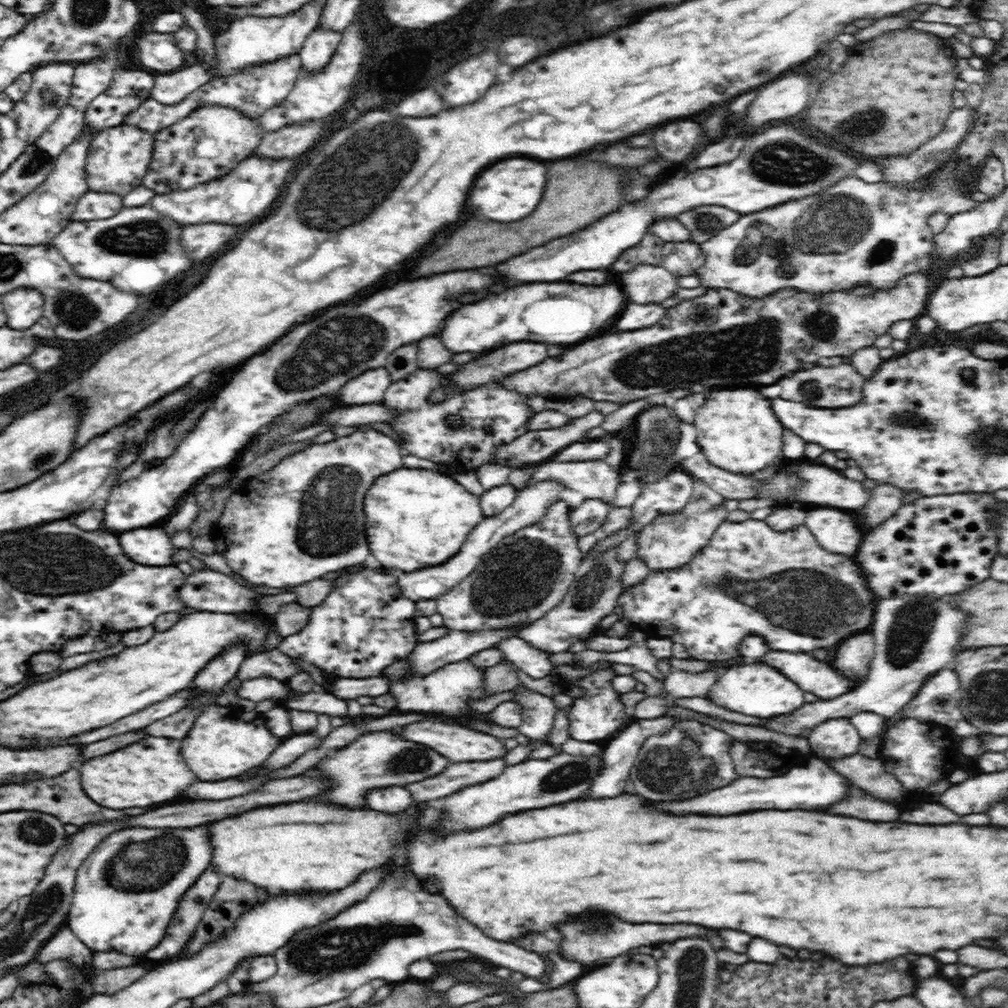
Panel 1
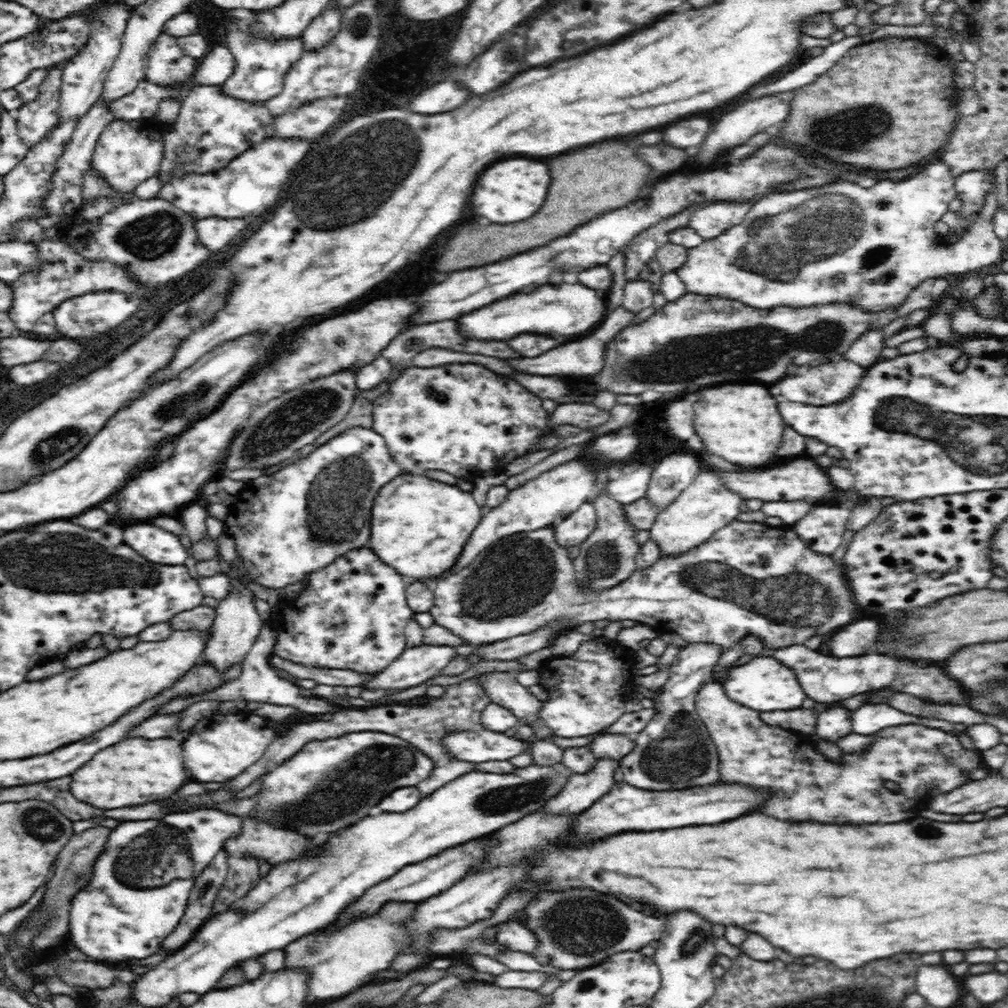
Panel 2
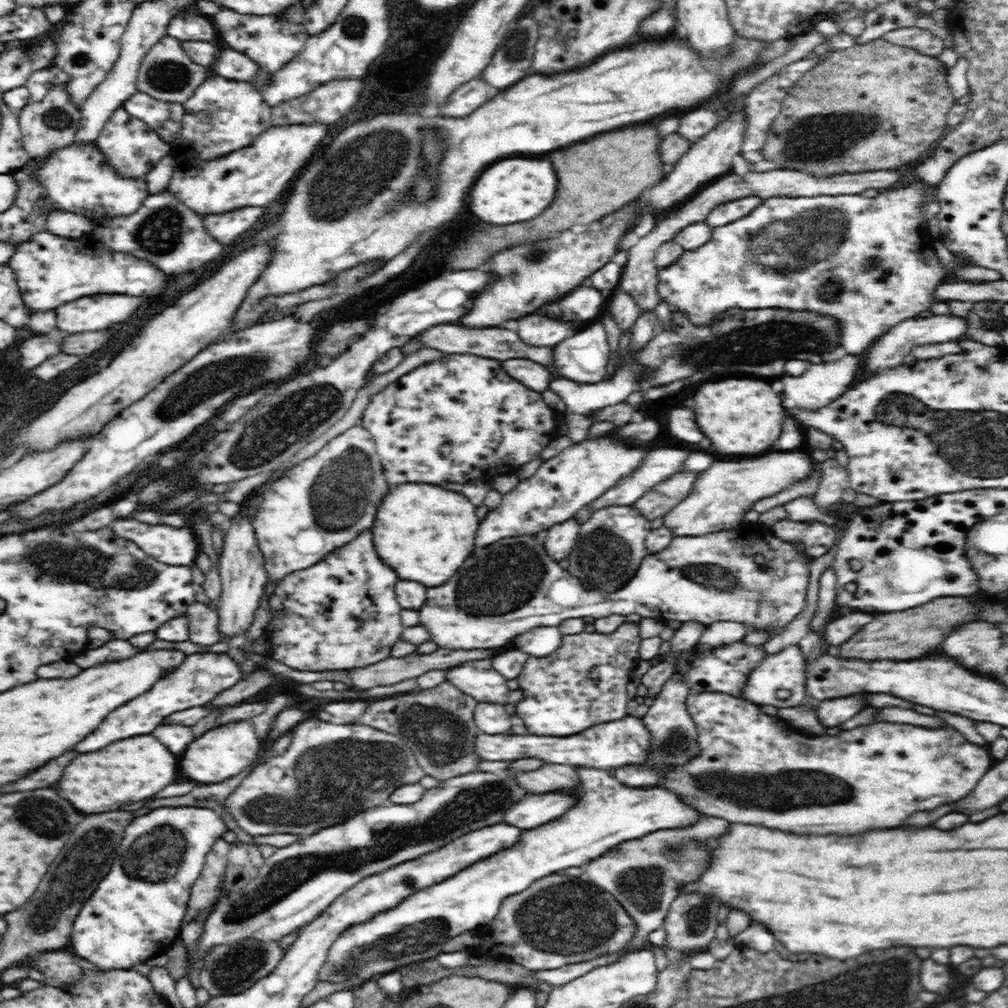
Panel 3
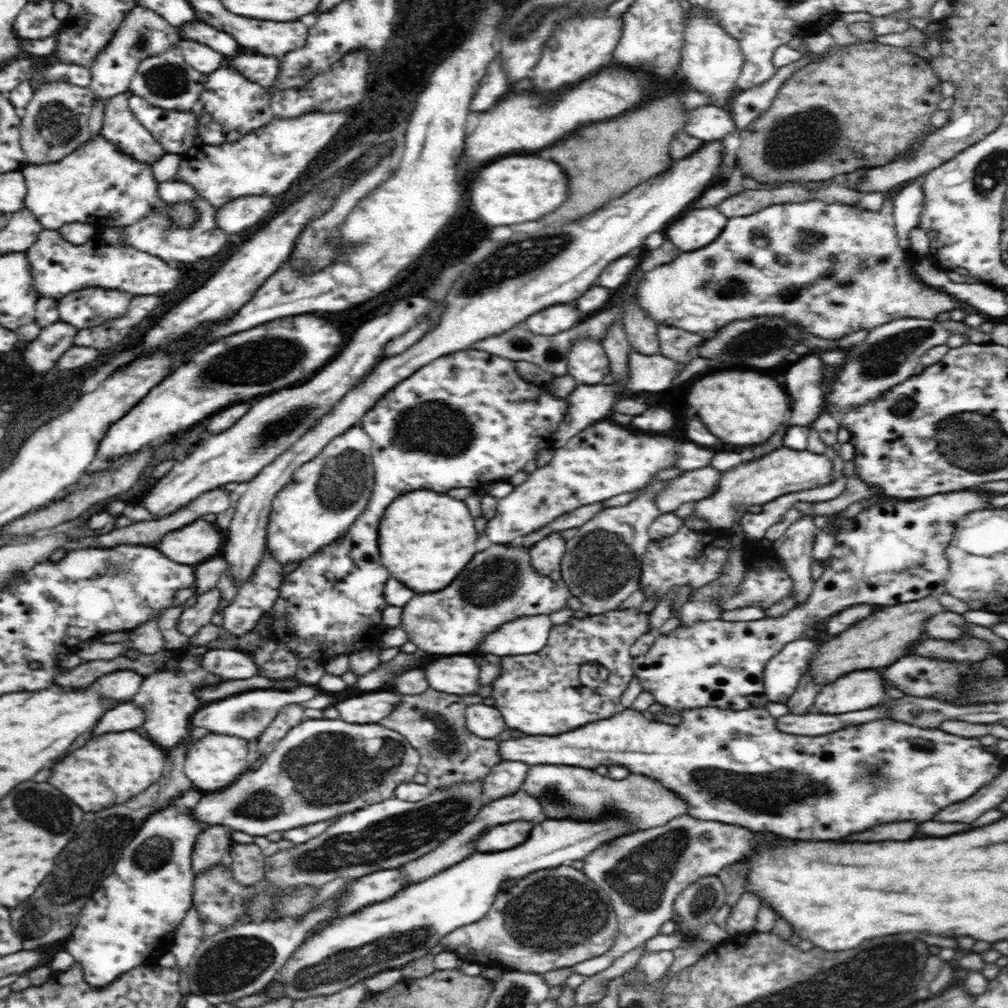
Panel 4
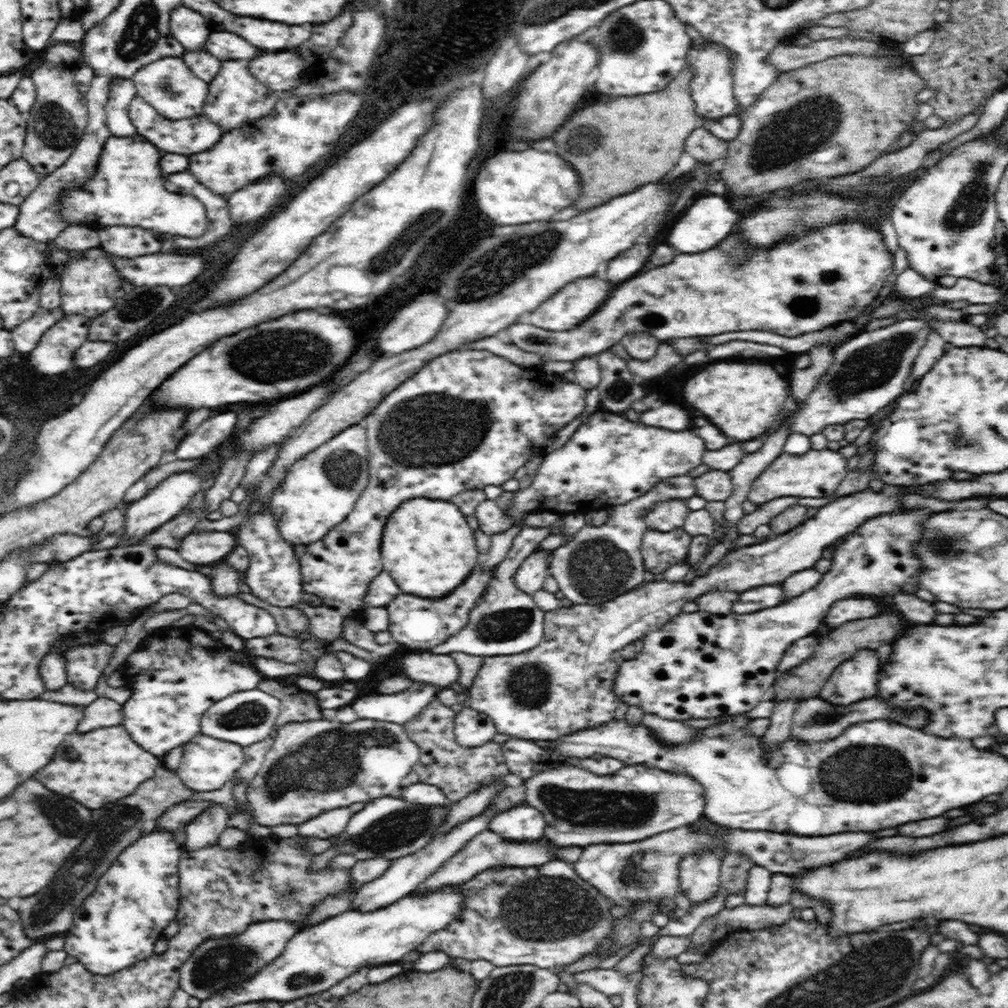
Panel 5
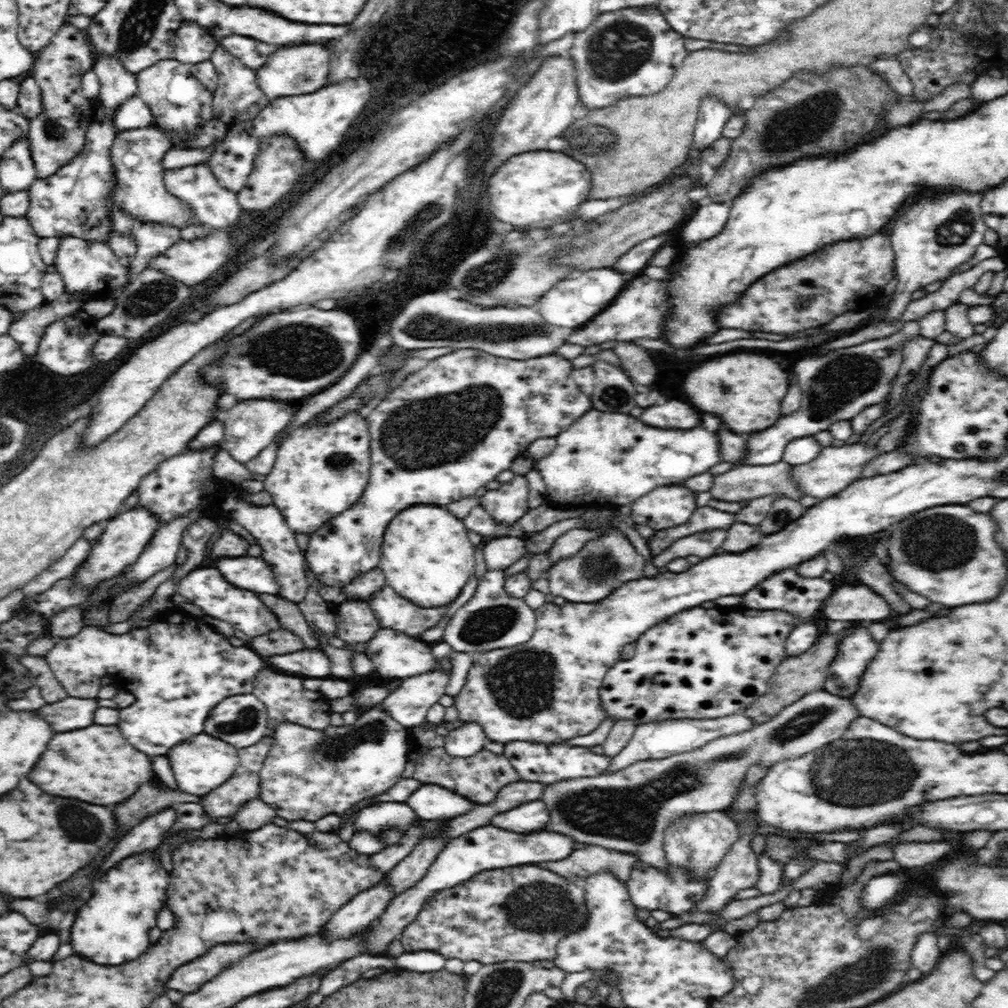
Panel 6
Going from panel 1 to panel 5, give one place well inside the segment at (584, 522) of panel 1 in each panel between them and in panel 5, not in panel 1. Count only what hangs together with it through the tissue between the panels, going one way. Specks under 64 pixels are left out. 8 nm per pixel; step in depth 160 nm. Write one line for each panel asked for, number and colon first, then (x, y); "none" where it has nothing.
2: (571, 531)
3: (560, 540)
4: (545, 555)
5: (531, 573)

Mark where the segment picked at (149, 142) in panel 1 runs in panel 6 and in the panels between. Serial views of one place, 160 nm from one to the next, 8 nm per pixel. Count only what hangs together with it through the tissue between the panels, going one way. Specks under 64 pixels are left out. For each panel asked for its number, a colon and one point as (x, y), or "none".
2: (127, 153)
3: (130, 146)
4: (120, 126)
5: (122, 91)
6: (117, 84)

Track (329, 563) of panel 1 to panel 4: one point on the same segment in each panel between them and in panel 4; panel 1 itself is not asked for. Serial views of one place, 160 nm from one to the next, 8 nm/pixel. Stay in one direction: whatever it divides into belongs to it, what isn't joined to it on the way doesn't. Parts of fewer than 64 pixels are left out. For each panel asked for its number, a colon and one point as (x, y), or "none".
2: (292, 523)
3: (318, 506)
4: (320, 503)

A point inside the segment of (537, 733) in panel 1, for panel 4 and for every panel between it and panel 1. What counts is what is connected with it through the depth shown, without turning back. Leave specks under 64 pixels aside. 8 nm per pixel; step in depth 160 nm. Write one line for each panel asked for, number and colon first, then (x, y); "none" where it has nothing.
2: (503, 689)
3: (479, 679)
4: (457, 674)

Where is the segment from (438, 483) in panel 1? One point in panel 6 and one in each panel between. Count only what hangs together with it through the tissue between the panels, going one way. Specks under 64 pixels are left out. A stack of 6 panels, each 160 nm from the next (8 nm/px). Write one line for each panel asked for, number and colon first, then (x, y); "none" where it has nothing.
2: (419, 526)
3: (425, 532)
4: (425, 539)
5: (428, 549)
6: (426, 556)

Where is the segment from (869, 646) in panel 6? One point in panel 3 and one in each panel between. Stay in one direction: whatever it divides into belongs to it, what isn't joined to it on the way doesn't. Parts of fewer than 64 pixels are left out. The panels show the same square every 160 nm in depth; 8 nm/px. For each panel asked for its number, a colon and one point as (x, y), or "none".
3: (833, 712)
4: (861, 690)
5: (855, 680)

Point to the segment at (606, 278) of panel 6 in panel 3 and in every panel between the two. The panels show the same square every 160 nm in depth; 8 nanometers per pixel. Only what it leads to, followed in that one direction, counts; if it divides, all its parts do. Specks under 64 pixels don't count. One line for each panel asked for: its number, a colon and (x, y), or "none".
3: (536, 330)
4: (560, 317)
5: (576, 301)

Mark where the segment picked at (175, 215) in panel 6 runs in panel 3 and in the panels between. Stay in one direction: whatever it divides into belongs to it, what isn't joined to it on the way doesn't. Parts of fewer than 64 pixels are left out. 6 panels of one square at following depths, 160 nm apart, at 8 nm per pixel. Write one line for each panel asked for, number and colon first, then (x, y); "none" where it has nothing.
3: (77, 178)
4: (96, 184)
5: (128, 190)

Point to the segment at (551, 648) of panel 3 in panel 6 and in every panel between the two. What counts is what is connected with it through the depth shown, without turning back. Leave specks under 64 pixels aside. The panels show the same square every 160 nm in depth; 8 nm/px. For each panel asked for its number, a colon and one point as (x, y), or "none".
4: (524, 635)
5: (505, 620)
6: (490, 620)

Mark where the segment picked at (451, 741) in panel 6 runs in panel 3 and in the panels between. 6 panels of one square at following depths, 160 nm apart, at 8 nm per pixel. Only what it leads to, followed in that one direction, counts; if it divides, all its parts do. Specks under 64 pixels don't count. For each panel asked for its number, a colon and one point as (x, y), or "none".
3: (490, 718)
4: (484, 721)
5: (472, 729)

